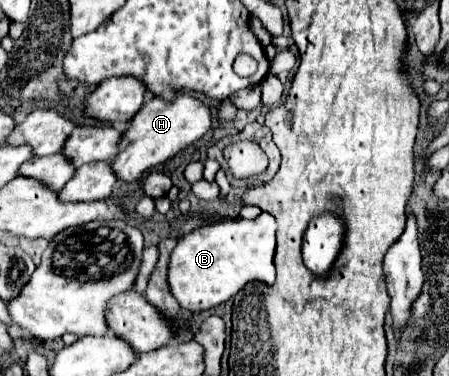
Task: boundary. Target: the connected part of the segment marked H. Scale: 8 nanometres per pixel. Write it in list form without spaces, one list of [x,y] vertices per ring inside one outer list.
[[[175,92],[173,100],[163,100],[155,96],[143,104],[137,116],[131,118],[119,144],[119,154],[111,162],[111,166],[119,180],[135,182],[143,174],[155,170],[159,164],[163,164],[165,160],[173,158],[181,150],[197,142],[209,130],[211,130],[211,110],[201,100],[185,92]]]

